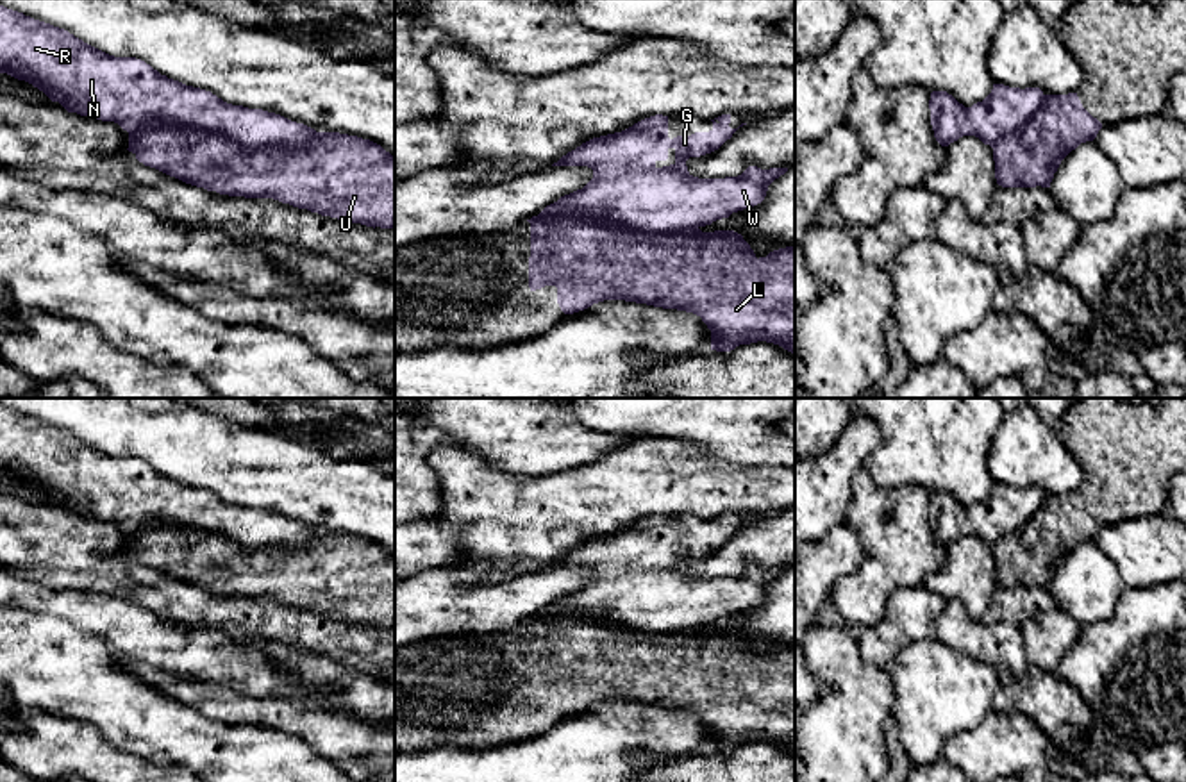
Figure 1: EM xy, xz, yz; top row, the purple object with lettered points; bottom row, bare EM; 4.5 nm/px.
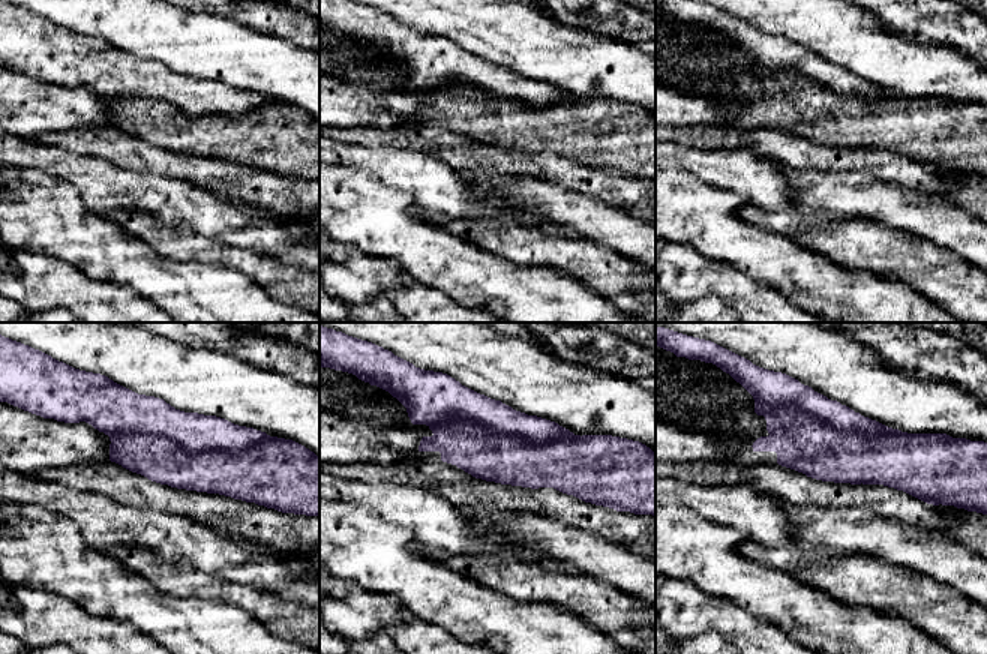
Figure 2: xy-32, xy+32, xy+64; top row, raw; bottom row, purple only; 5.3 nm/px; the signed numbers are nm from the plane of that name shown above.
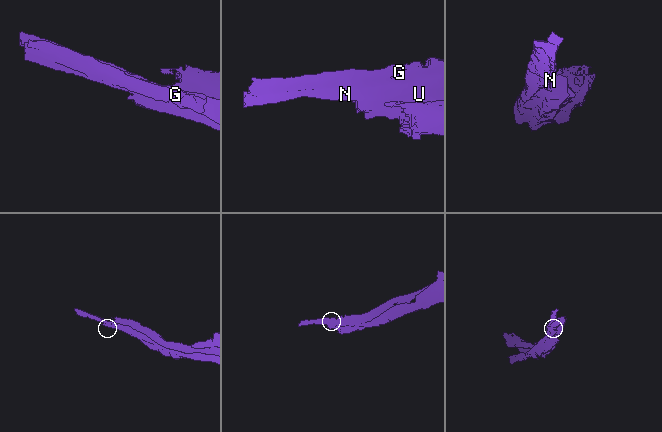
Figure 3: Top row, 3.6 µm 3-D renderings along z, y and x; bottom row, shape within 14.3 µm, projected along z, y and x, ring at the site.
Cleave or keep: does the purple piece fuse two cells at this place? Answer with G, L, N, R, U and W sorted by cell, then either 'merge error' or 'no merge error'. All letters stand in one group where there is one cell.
groups G N R W / L U; merge error

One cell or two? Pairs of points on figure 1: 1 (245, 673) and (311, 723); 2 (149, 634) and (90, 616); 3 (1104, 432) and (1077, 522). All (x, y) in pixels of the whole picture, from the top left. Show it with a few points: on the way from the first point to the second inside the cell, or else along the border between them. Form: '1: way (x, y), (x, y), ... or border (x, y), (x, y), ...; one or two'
1: border (233, 684), (252, 695), (279, 695), (315, 704); two
2: way (134, 634), (116, 620), (104, 616); one
3: way (1104, 454), (1104, 479), (1097, 488), (1097, 500); one

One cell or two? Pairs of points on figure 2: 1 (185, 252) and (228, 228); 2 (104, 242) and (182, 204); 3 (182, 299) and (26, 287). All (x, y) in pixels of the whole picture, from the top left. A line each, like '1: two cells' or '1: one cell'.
1: two cells
2: two cells
3: two cells

